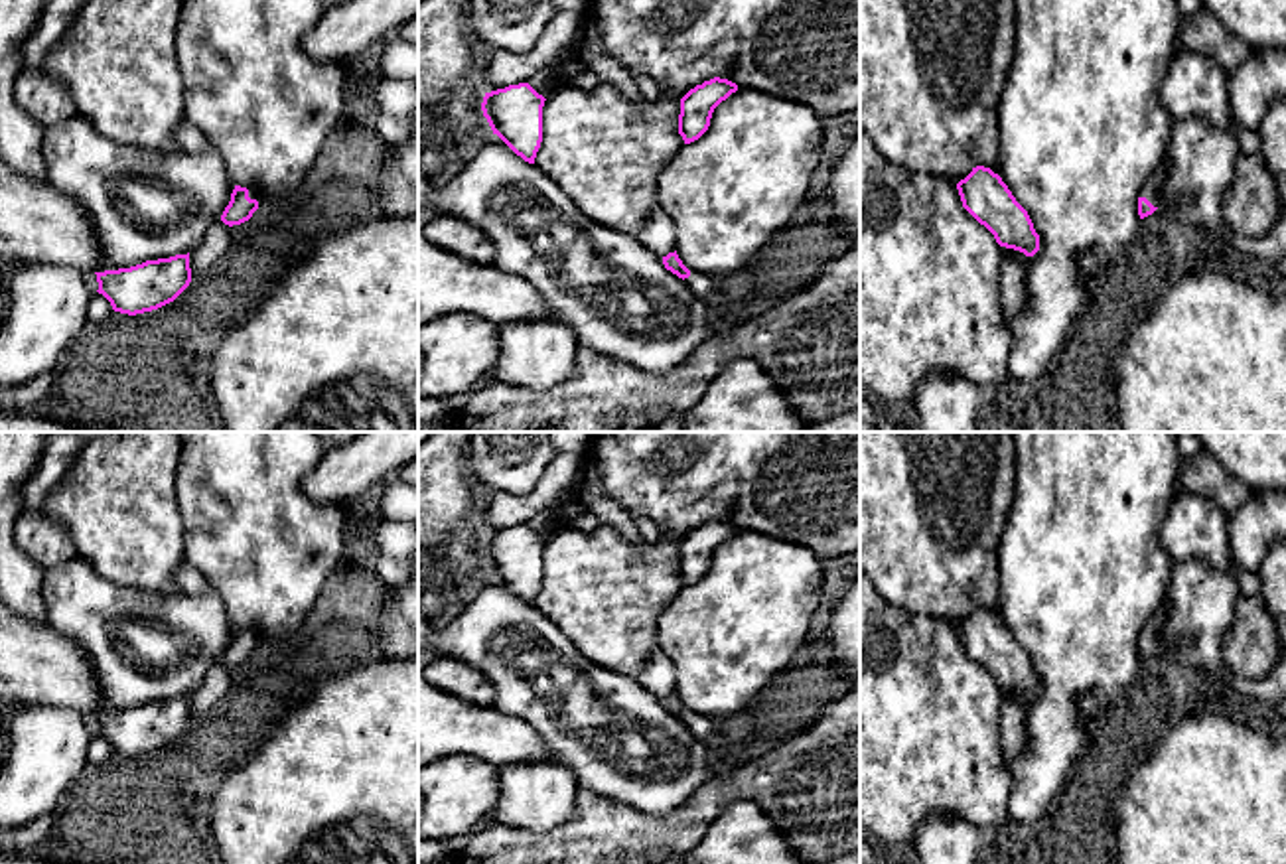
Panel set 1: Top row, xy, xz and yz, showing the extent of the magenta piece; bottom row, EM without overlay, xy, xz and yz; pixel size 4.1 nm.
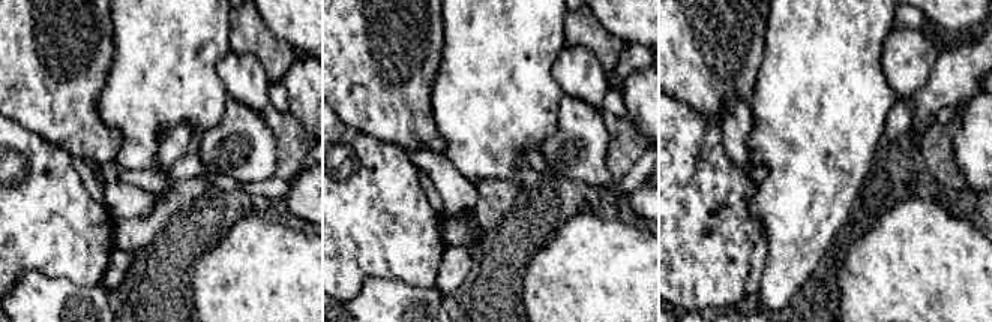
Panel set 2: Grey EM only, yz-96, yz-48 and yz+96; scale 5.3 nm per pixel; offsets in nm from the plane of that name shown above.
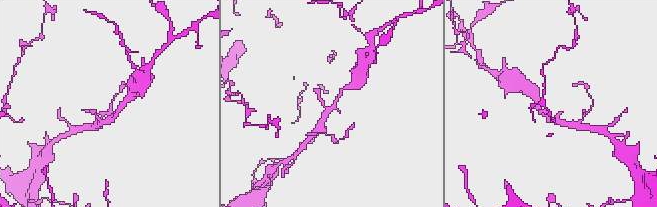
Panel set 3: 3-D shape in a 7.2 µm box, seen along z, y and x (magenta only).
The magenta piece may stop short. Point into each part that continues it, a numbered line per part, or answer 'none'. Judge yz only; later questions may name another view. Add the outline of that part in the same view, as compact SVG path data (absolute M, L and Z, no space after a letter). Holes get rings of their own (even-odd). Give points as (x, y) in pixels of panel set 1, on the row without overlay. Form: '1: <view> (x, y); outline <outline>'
1: yz (1152, 630); outline M1168 608L1158 612L1154 617L1150 617L1150 621L1146 623L1140 635L1140 639L1146 639L1154 649L1160 647L1160 635L1162 635L1166 613L1168 613Z

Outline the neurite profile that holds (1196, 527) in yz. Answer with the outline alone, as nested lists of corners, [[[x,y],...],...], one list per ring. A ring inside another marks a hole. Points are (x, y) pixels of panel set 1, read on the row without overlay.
[[[1176,491],[1160,527],[1160,544],[1172,562],[1203,560],[1213,568],[1229,568],[1229,517],[1207,497]]]

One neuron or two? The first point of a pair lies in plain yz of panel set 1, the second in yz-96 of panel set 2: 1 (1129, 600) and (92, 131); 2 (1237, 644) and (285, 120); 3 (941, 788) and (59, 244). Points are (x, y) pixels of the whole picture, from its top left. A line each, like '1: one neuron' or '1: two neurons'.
1: two neurons
2: one neuron
3: one neuron

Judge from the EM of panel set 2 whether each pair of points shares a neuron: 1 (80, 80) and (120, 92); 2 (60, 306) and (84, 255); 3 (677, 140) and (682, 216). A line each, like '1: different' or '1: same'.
1: different
2: different
3: same

